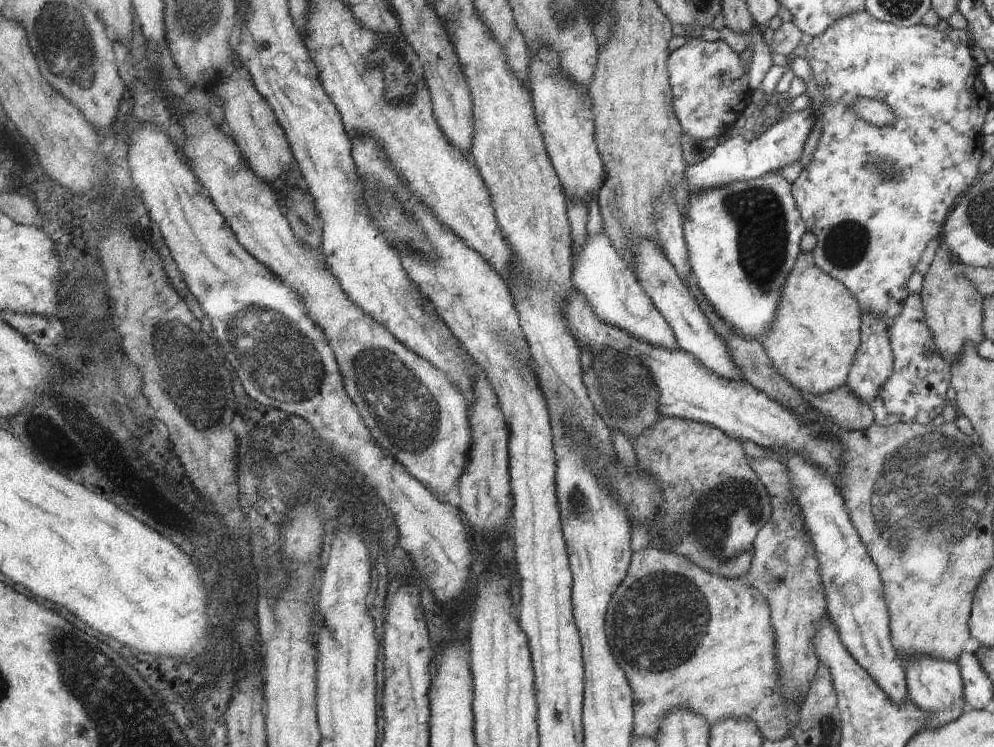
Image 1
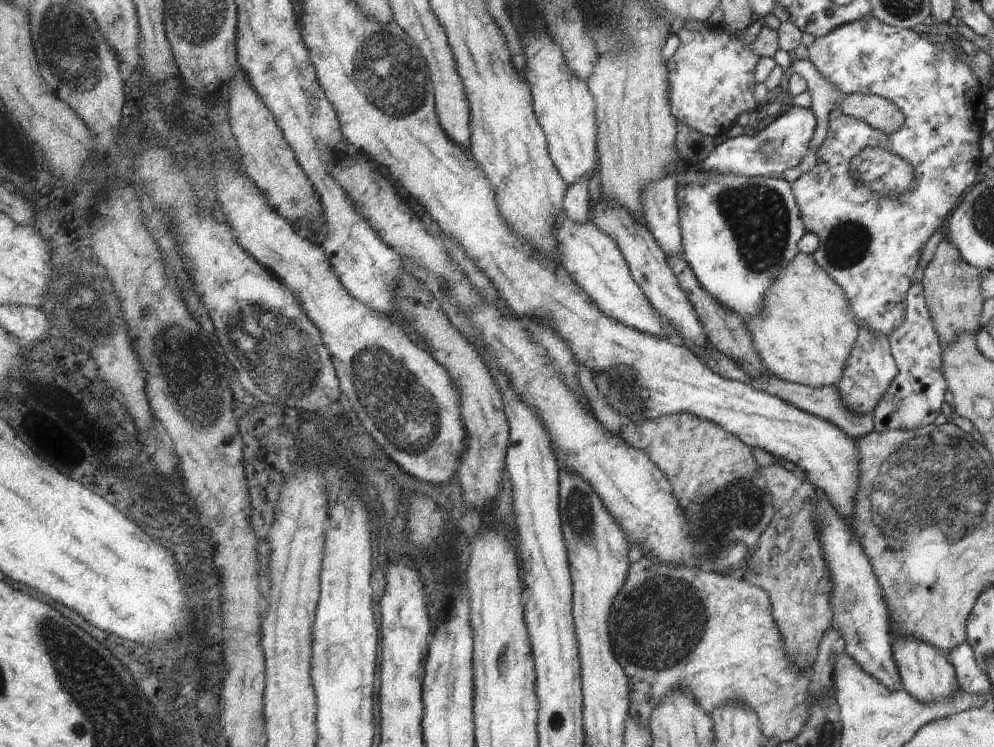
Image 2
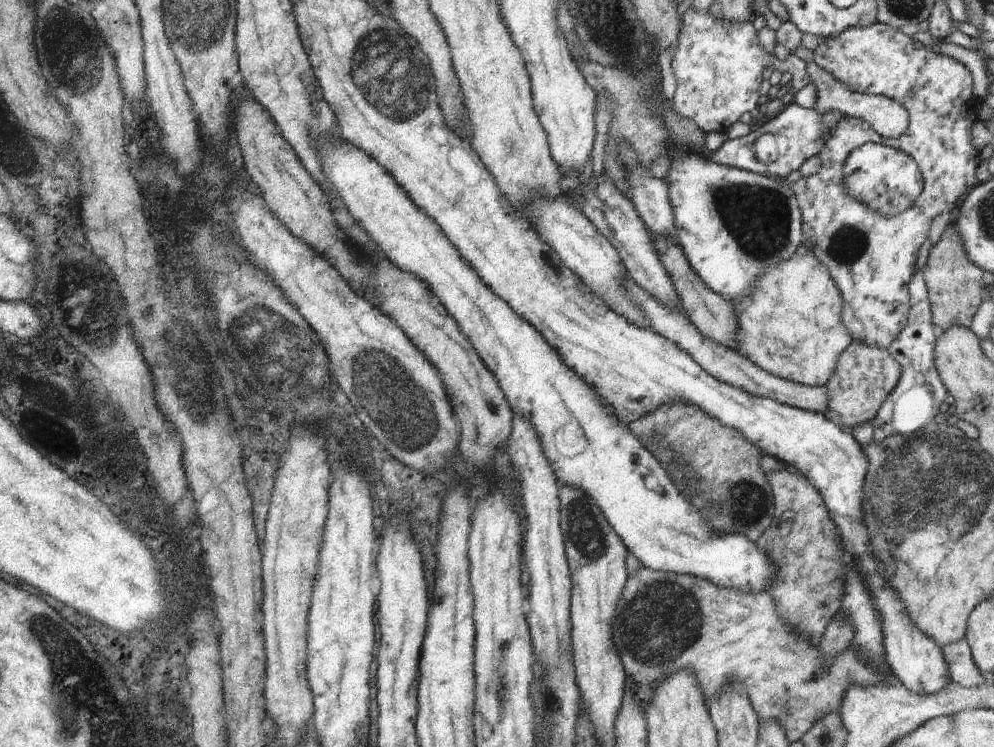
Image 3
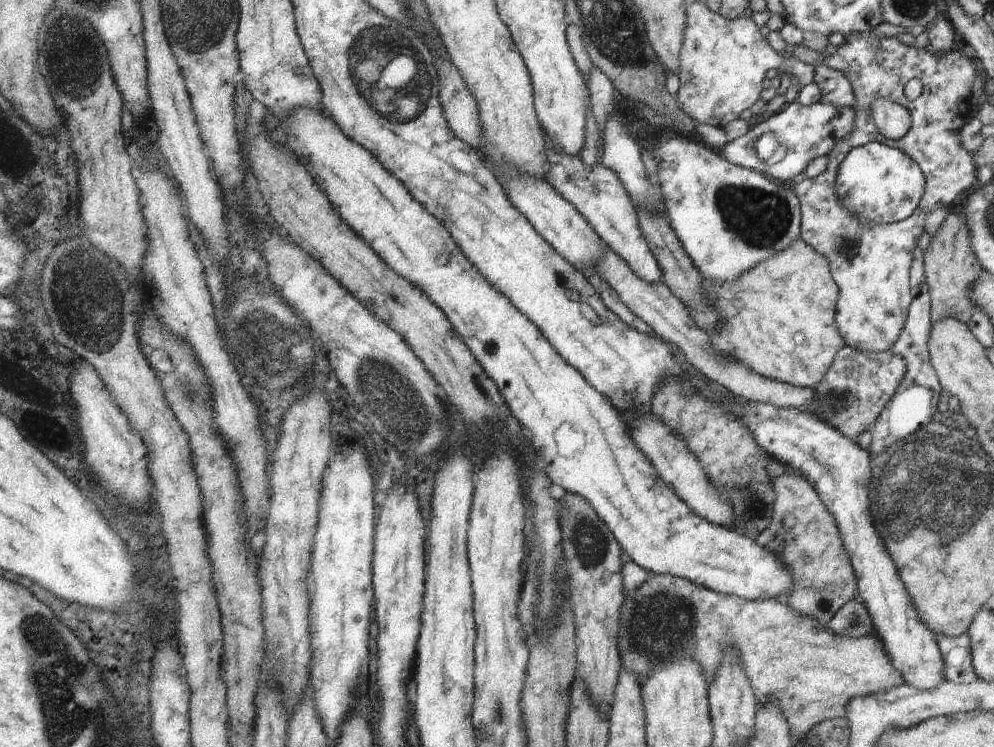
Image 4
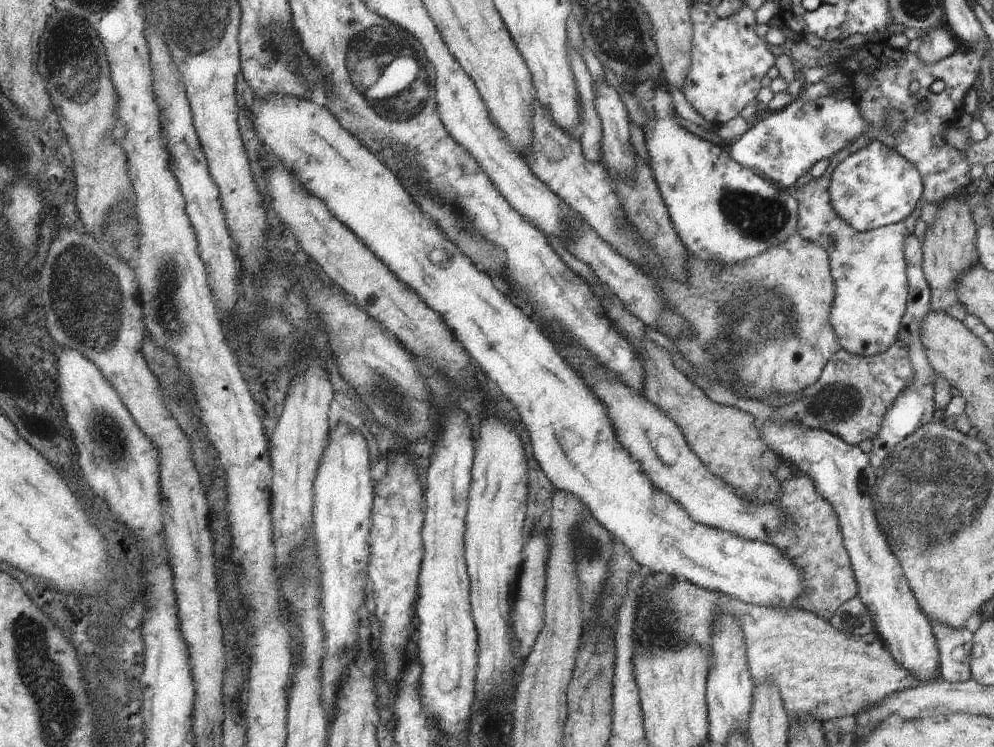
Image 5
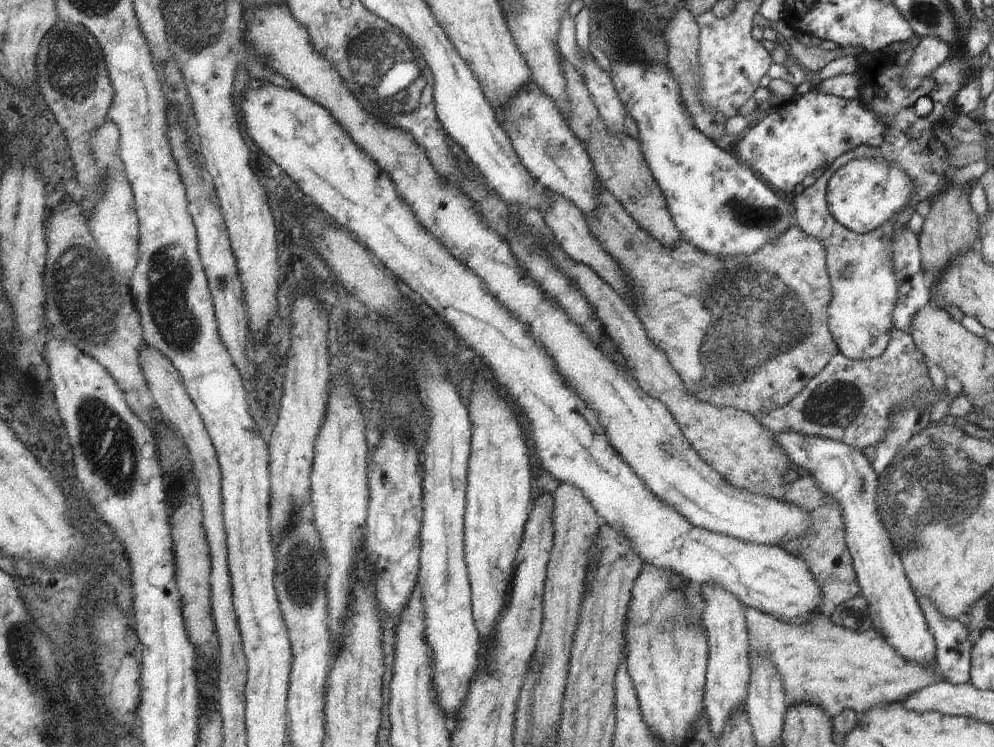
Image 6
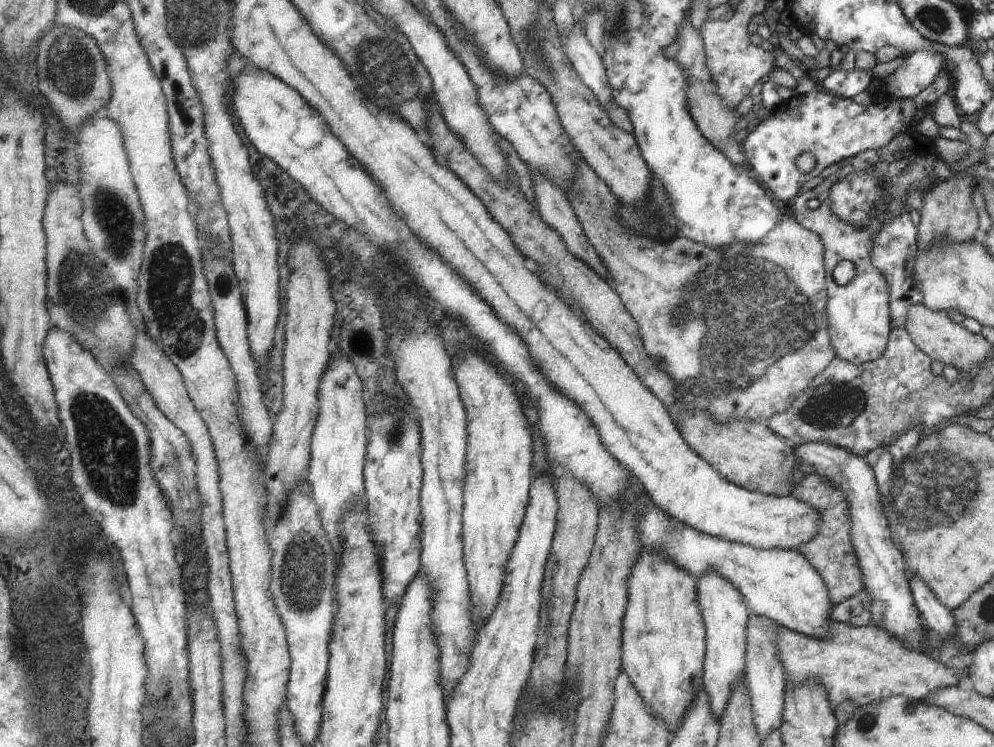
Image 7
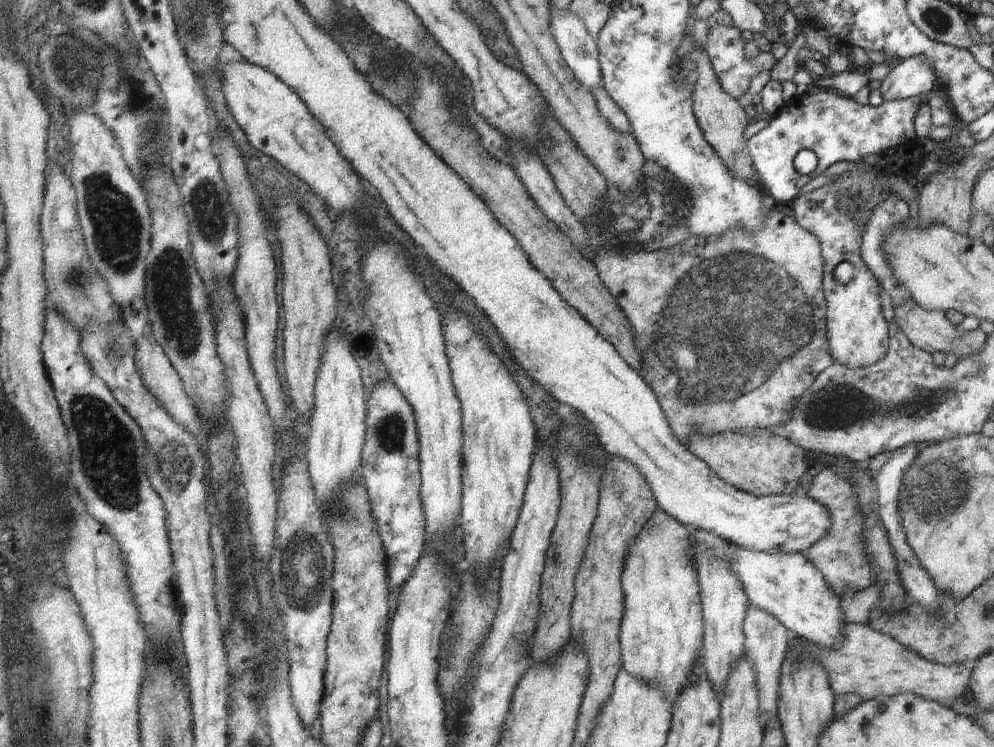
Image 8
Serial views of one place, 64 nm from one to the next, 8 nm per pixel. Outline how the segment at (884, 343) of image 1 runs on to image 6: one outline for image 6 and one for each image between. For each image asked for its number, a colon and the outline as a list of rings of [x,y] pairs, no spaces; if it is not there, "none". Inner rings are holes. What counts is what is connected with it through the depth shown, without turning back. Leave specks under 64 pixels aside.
2: [[[865,324],[859,326],[857,338],[853,342],[853,352],[845,360],[845,370],[841,374],[841,380],[837,382],[843,404],[853,412],[871,412],[875,402],[885,392],[887,384],[893,380],[895,372],[897,372],[897,366],[895,366],[895,362],[891,358],[889,336],[885,336],[881,332],[877,332],[877,334],[869,332]]]
3: [[[853,340],[853,344],[849,344],[845,352],[841,352],[837,368],[825,386],[829,392],[829,410],[839,416],[843,430],[857,426],[865,420],[873,420],[879,404],[883,402],[887,392],[895,386],[899,372],[901,372],[899,364],[893,362],[887,348],[883,346]]]
4: [[[845,346],[835,354],[827,378],[813,388],[815,398],[807,412],[821,416],[821,420],[833,424],[841,434],[853,440],[853,436],[857,436],[875,422],[885,402],[897,390],[903,374],[905,366],[901,358],[893,356],[891,352],[869,352]]]
5: [[[645,326],[645,338],[649,338],[649,342],[653,342],[657,348],[665,350],[669,360],[671,360],[671,364],[673,364],[673,368],[679,370],[685,378],[689,378],[713,404],[729,406],[729,408],[735,408],[735,410],[751,416],[755,426],[759,426],[765,420],[777,422],[777,420],[797,418],[805,426],[823,428],[823,430],[839,436],[841,440],[845,440],[851,446],[857,446],[865,438],[873,438],[873,434],[879,428],[881,416],[885,416],[885,410],[893,404],[893,400],[901,394],[901,390],[907,388],[913,382],[913,370],[909,366],[909,350],[905,346],[901,346],[899,342],[895,342],[883,354],[865,356],[865,358],[853,356],[853,354],[849,354],[845,350],[837,350],[833,354],[833,360],[827,362],[827,366],[821,372],[819,380],[813,386],[803,390],[803,398],[801,400],[795,400],[789,406],[773,410],[773,408],[765,406],[763,402],[759,402],[759,400],[737,396],[729,388],[721,386],[719,382],[713,382],[707,376],[699,374],[693,366],[687,364],[687,360],[673,346],[673,342],[669,338],[665,338],[659,330]]]
6: [[[893,330],[891,340],[881,356],[869,360],[851,360],[843,354],[835,354],[829,358],[827,368],[809,380],[809,386],[805,386],[795,398],[777,408],[759,408],[753,412],[753,418],[771,434],[781,430],[795,430],[805,436],[819,434],[839,440],[845,446],[861,452],[861,448],[873,446],[883,436],[883,430],[887,428],[887,416],[909,396],[917,396],[921,392],[925,394],[925,400],[931,404],[931,422],[947,416],[947,404],[951,398],[945,396],[943,400],[935,400],[927,366],[929,364],[917,352],[911,338]]]

